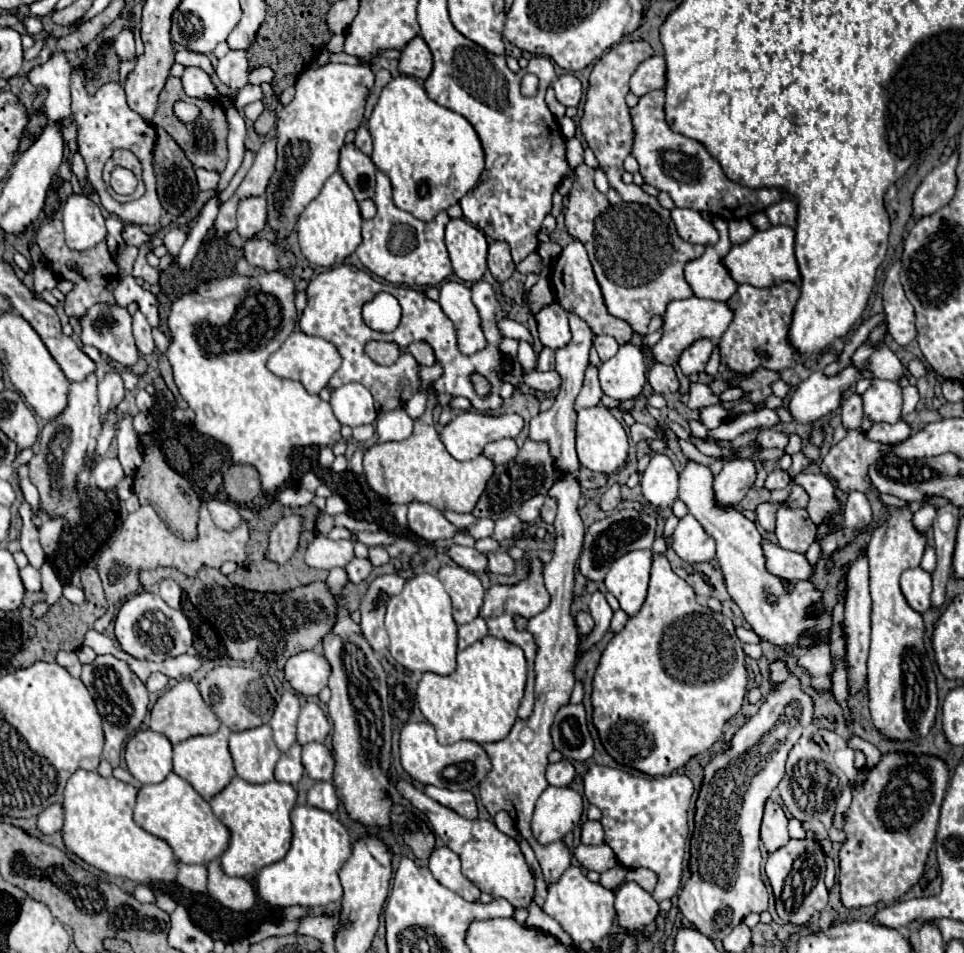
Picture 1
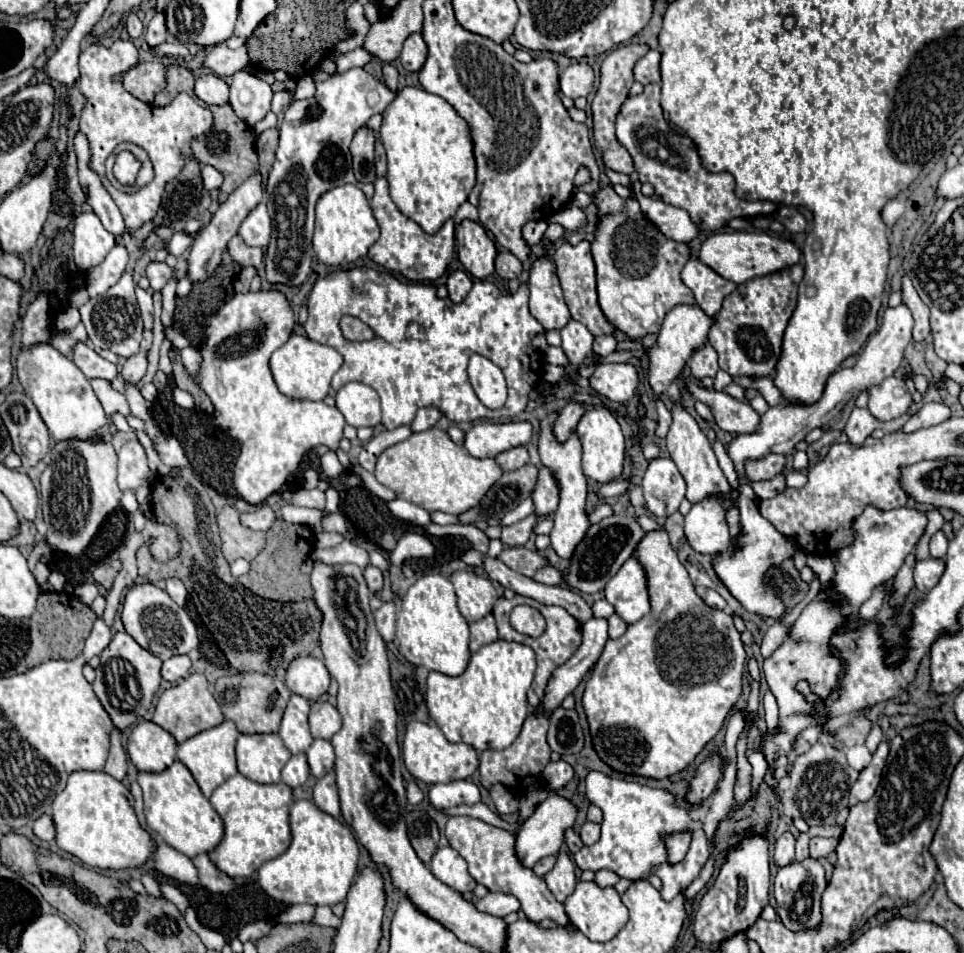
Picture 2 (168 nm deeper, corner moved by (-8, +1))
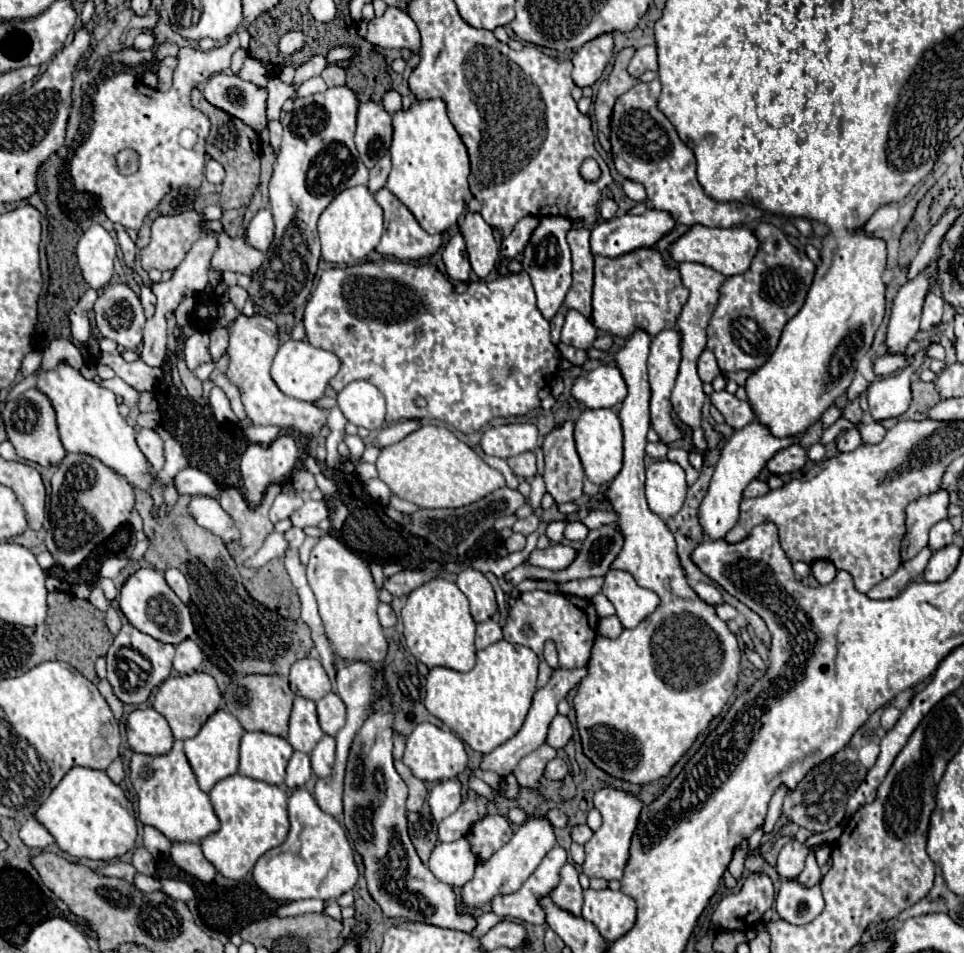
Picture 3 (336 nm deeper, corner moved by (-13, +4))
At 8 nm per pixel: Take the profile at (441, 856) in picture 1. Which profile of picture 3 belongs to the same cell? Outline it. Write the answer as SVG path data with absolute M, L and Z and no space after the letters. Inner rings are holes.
M460 838L450 844L436 844L428 868L440 882L450 886L464 886L472 878L476 862L478 860L470 850L468 838Z

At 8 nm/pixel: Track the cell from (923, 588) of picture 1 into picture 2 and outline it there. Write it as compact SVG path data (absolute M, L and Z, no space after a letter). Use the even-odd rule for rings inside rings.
M925 559L925 561L917 561L915 565L915 587L921 593L929 593L941 579L945 571L945 561L943 559Z

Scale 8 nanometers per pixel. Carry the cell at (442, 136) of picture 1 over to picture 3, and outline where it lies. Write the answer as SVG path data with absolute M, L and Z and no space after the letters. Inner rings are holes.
M440 98L422 100L422 102L414 100L414 104L408 112L400 110L394 114L394 138L392 138L392 146L390 146L390 156L392 156L392 172L388 176L386 188L414 214L418 224L428 234L442 234L450 226L454 226L466 206L466 198L472 196L470 188L468 188L470 160L468 160L468 152L466 152L456 128L450 124L450 120L446 116L446 104Z

